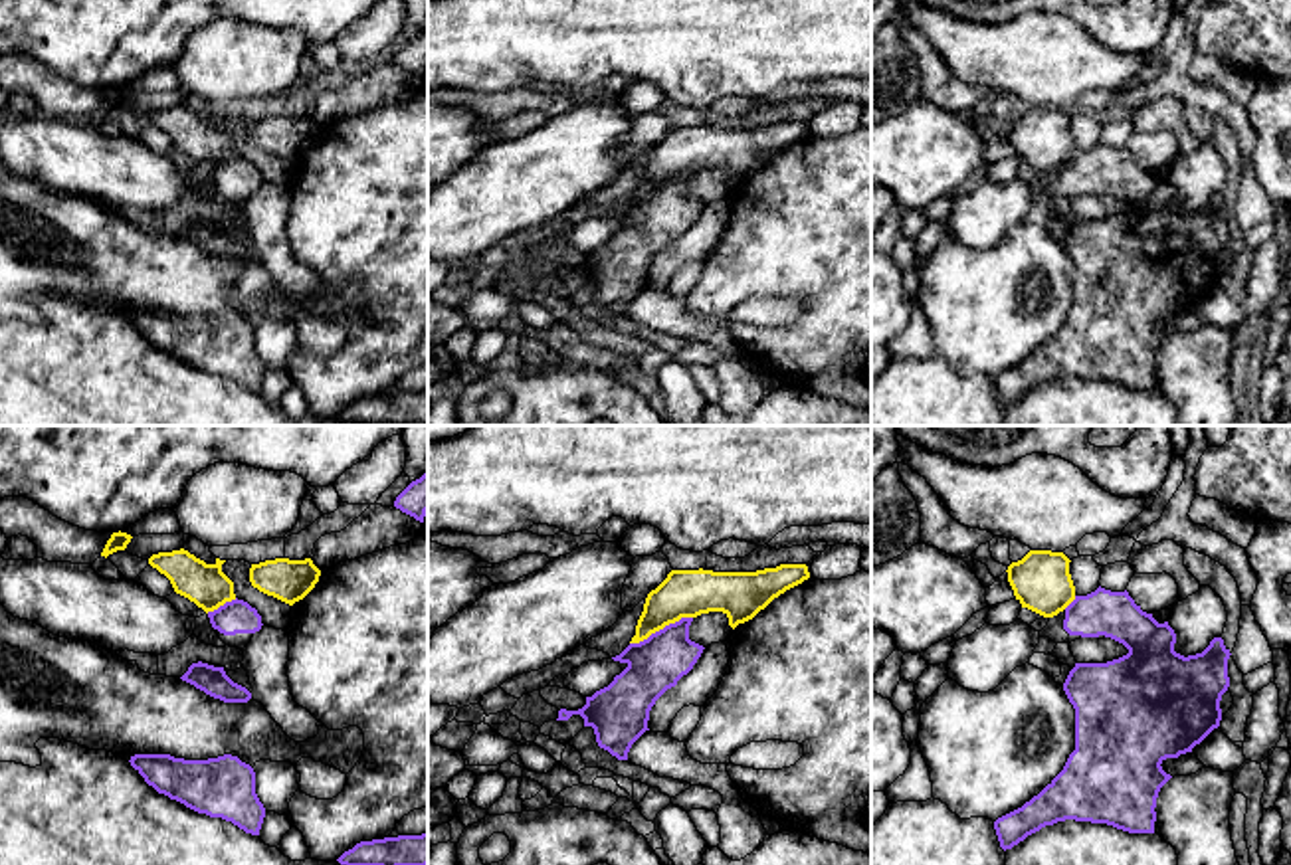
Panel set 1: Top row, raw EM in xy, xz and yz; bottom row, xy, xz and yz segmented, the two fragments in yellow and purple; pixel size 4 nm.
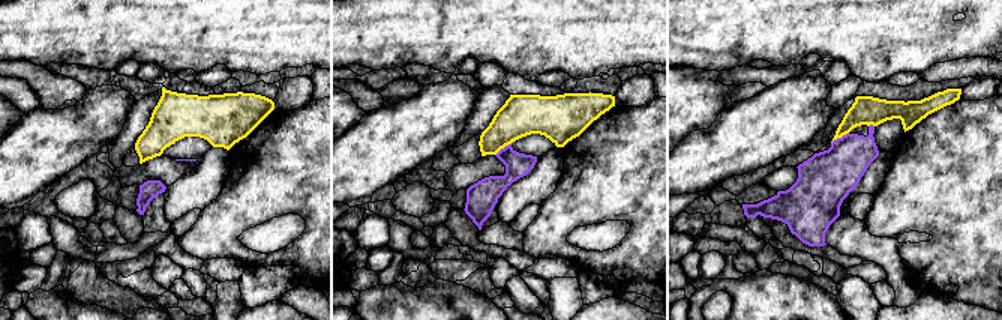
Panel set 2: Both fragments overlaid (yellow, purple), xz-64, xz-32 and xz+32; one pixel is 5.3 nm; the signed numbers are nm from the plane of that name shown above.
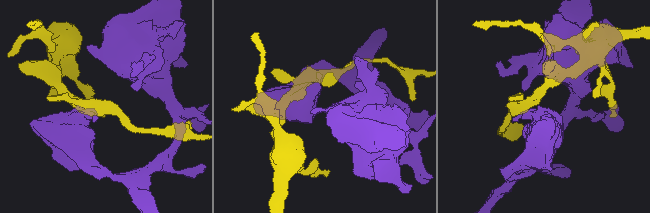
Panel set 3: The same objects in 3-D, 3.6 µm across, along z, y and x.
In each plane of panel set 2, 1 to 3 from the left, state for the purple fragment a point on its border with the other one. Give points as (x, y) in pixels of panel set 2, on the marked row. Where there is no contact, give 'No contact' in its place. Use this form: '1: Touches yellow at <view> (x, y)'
1: No contact
2: Touches yellow at xz-32 (503, 147)
3: Touches yellow at xz+32 (839, 137)

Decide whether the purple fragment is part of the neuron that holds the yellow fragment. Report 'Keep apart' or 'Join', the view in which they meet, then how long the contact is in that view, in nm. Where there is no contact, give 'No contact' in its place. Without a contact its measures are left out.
Keep apart. Touches yellow in xz. Shared border 280 nm

